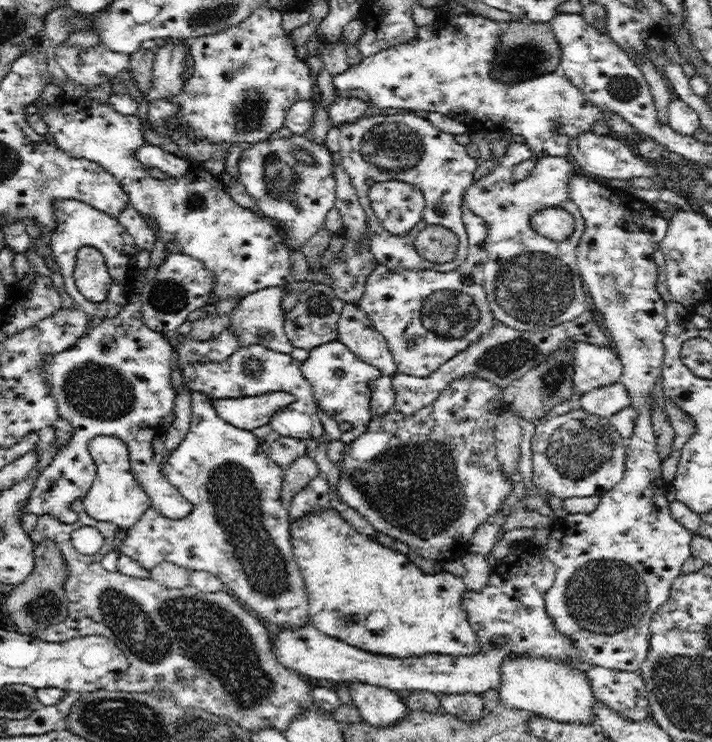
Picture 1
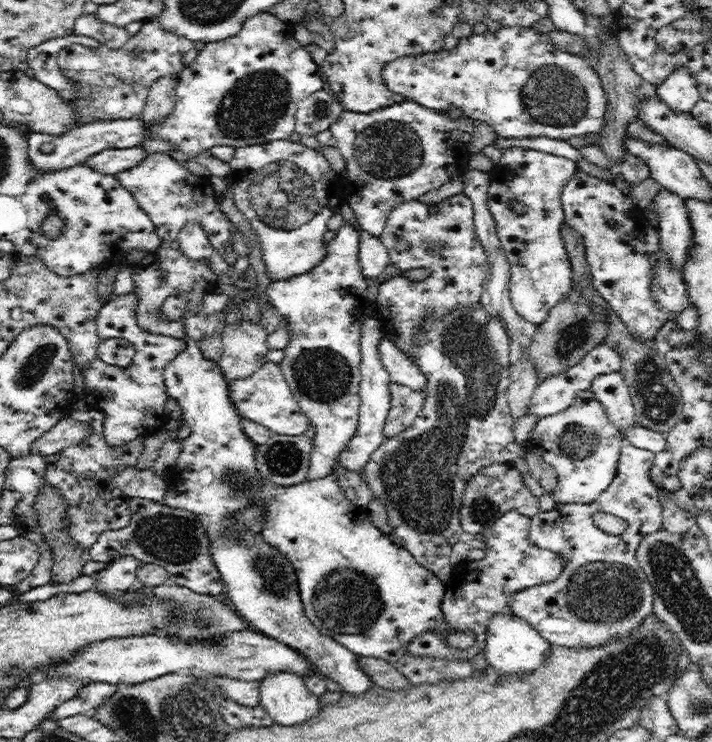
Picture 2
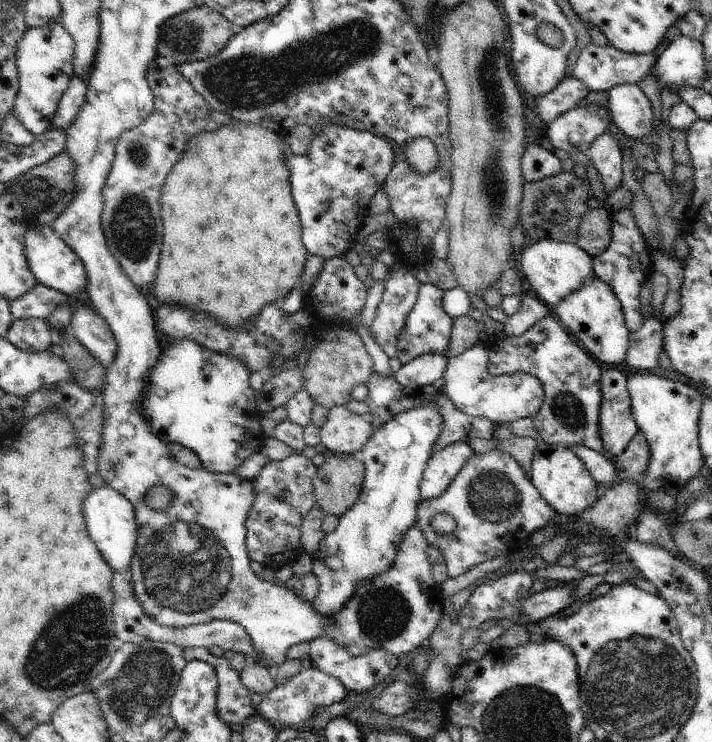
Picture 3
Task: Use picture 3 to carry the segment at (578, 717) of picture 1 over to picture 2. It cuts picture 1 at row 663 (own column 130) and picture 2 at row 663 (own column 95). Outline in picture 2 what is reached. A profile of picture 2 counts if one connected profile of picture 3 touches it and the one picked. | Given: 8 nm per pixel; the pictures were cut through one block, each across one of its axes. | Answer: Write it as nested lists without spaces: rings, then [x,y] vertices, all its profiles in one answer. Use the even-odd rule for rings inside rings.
[[[494,614],[486,630],[485,655],[488,663],[503,676],[519,676],[538,670],[549,657],[548,643],[528,621],[510,614]]]

